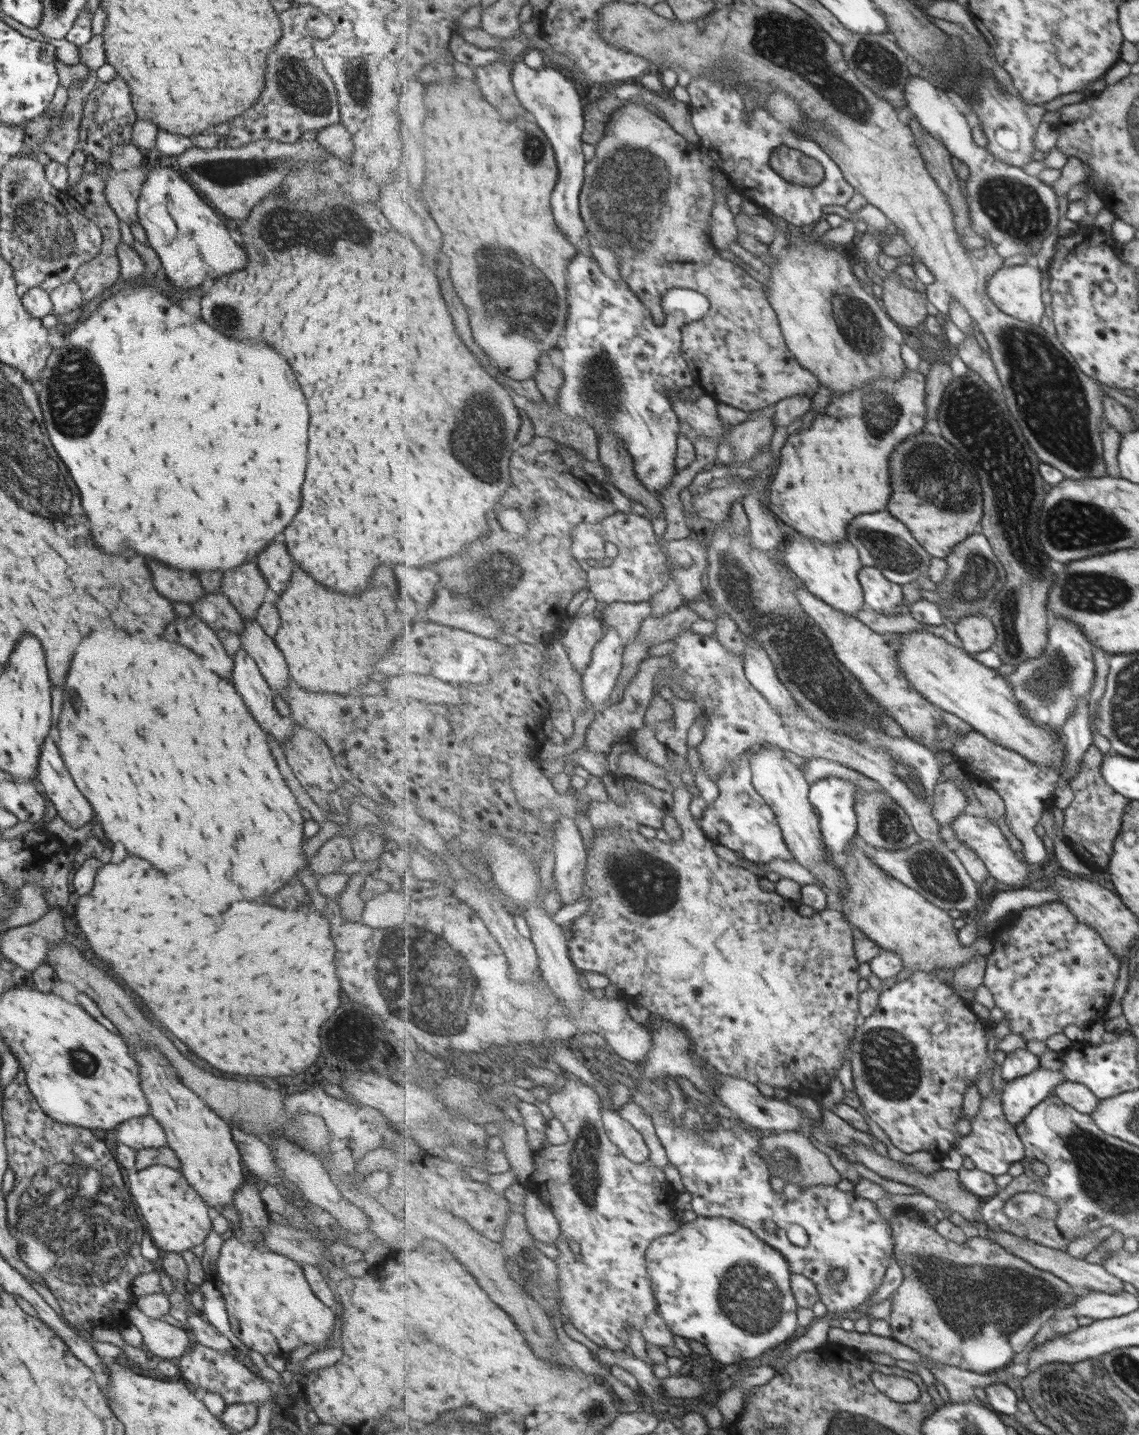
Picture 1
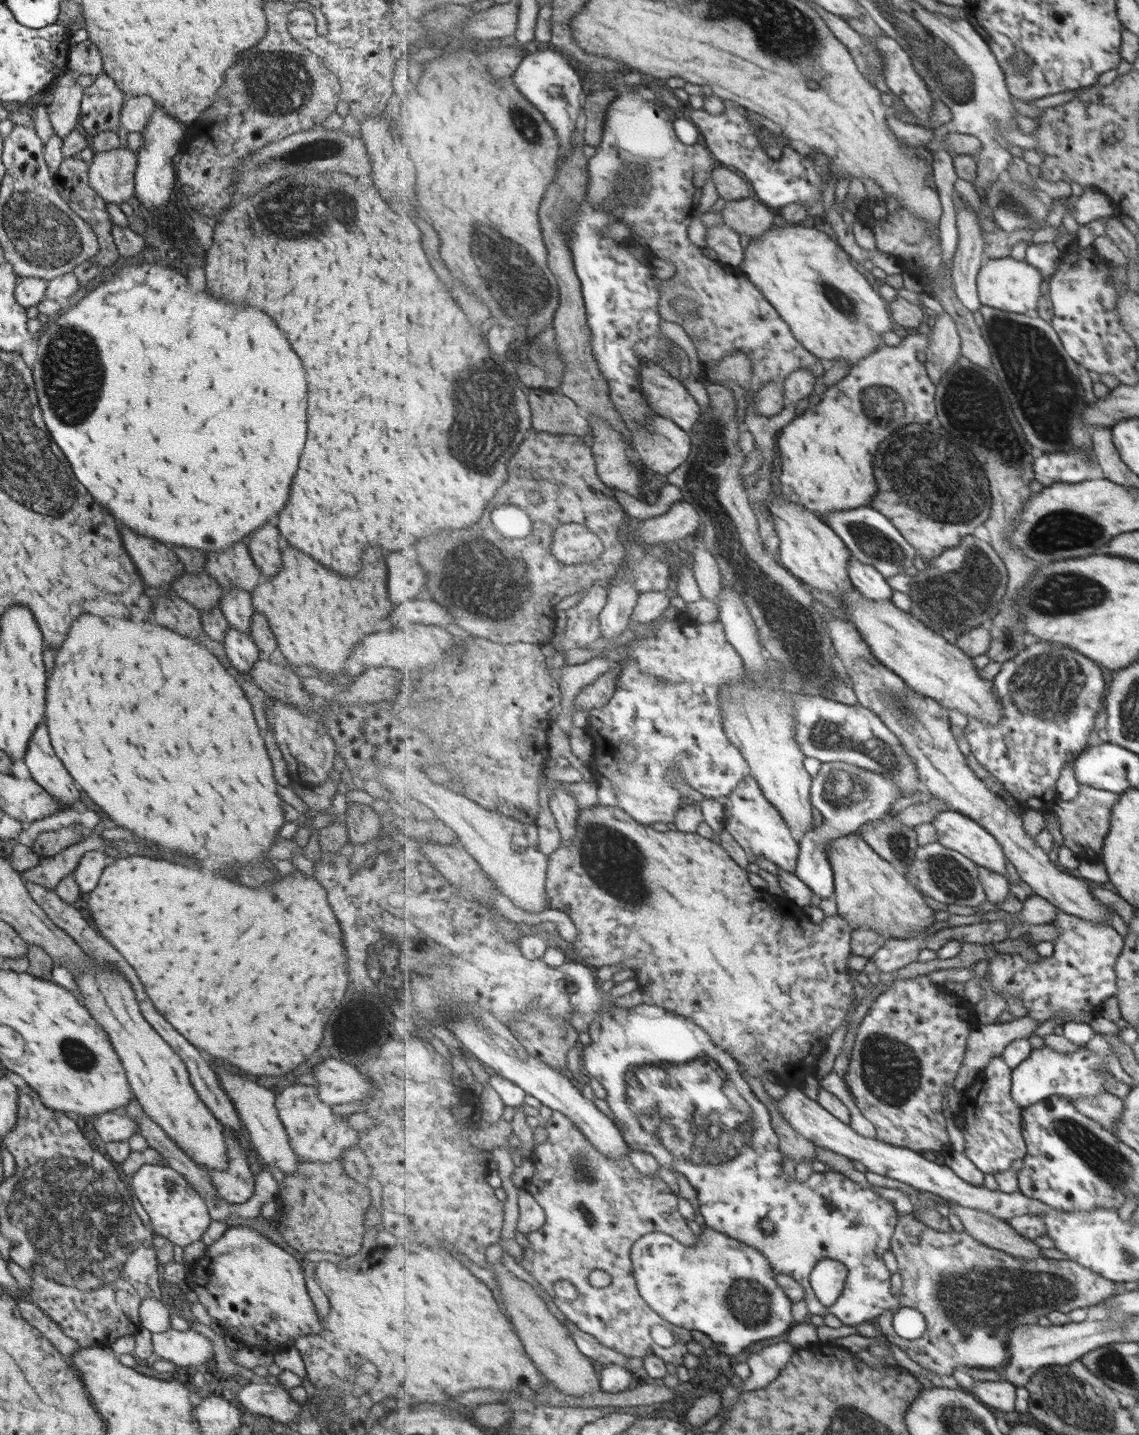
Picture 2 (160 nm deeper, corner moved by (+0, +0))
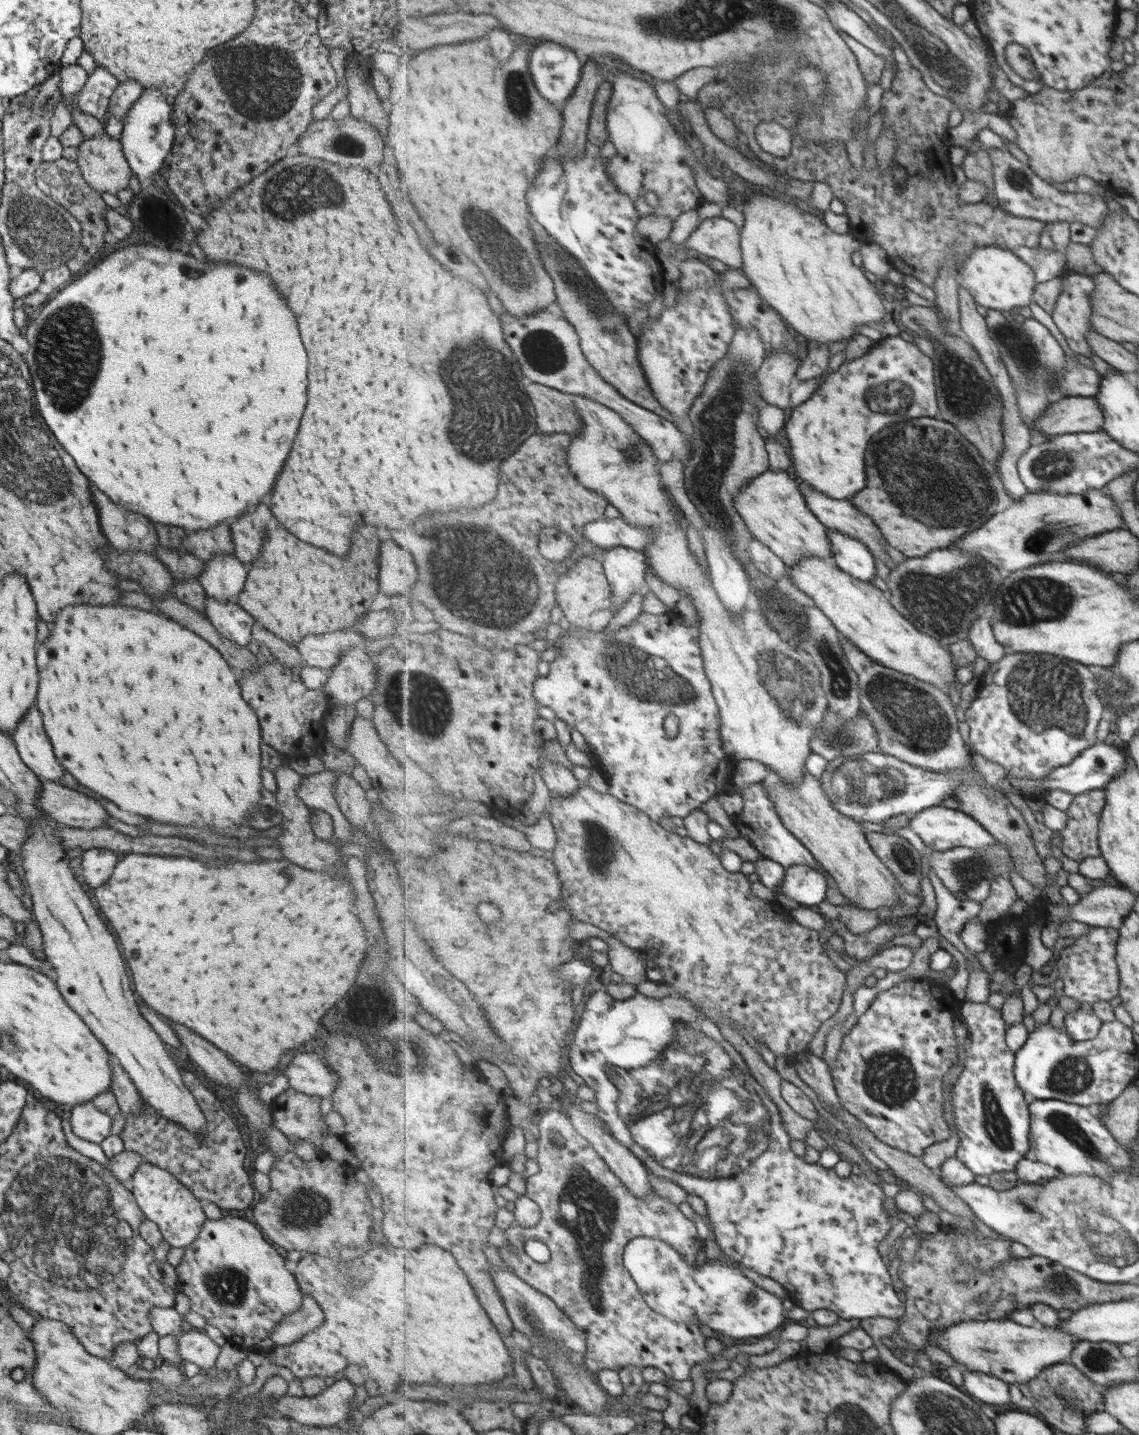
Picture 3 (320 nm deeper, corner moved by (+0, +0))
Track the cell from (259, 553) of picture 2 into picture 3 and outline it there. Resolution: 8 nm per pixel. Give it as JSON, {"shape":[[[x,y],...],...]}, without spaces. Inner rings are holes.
{"shape":[[[257,504],[257,508],[247,510],[245,514],[241,514],[241,518],[237,518],[229,524],[234,556],[247,568],[256,559],[257,550],[263,542],[265,522],[269,522],[269,518],[271,518],[271,514],[269,514],[267,506]]]}

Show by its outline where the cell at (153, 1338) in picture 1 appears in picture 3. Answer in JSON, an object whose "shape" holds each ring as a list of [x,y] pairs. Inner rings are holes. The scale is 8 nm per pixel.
{"shape":[[[187,1328],[176,1337],[177,1352],[182,1362],[192,1362],[203,1372],[212,1372],[220,1347],[202,1330]]]}

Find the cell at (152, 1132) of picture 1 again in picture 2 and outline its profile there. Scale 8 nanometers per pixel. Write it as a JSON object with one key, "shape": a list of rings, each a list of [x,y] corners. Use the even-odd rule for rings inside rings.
{"shape":[[[109,1111],[89,1117],[87,1124],[91,1124],[92,1133],[95,1132],[104,1143],[128,1142],[132,1135],[139,1134],[137,1123],[119,1112]]]}

